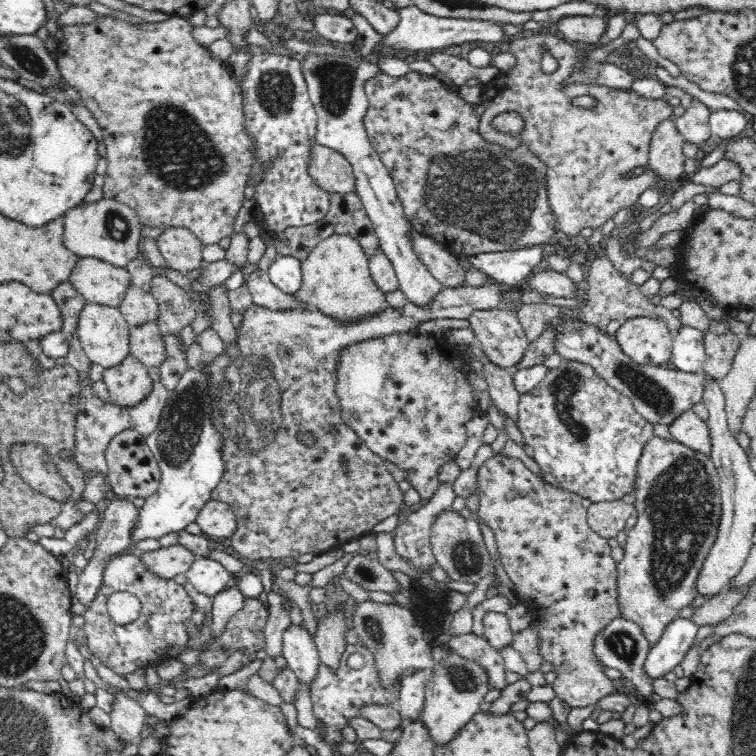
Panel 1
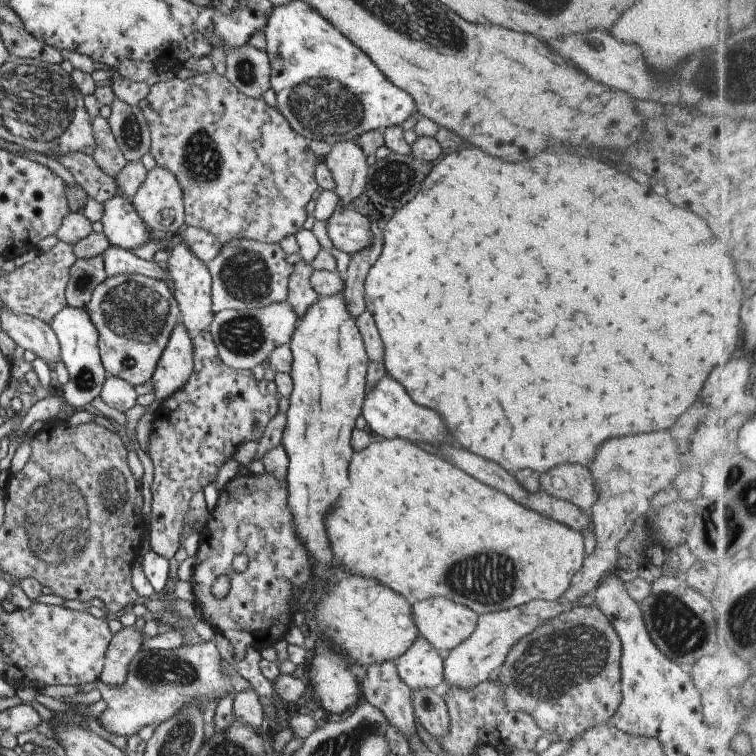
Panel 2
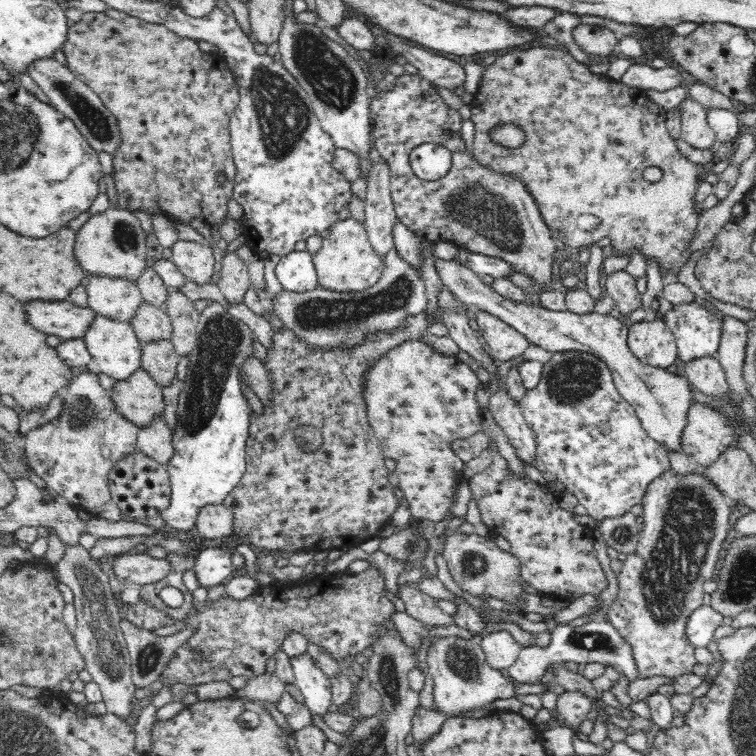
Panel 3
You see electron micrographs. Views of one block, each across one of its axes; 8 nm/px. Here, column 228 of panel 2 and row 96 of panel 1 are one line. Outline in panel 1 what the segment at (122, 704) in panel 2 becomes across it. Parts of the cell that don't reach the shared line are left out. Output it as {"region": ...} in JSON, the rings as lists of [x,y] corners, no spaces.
{"region":[[[666,86],[668,98],[679,98],[679,110],[676,112],[676,126],[687,142],[700,144],[710,138],[709,118],[711,110],[700,100],[678,87]]]}

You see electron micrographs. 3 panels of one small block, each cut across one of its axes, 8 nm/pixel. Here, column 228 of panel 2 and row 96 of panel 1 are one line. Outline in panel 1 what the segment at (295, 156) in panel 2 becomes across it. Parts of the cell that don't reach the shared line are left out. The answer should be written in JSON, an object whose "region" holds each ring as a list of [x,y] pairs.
{"region":[[[99,15],[98,20],[92,20],[92,22],[82,22],[82,24],[68,24],[68,26],[63,26],[63,24],[59,25],[59,30],[62,31],[63,38],[62,41],[59,41],[59,46],[57,48],[57,66],[60,68],[60,73],[62,73],[62,77],[64,77],[64,81],[66,81],[69,86],[73,86],[76,90],[80,91],[80,97],[84,99],[84,105],[88,107],[88,111],[92,113],[95,120],[98,122],[99,127],[102,130],[103,143],[105,144],[107,153],[106,159],[108,164],[108,169],[106,170],[106,175],[104,176],[104,186],[103,186],[103,197],[106,199],[114,199],[130,208],[133,208],[139,216],[140,222],[142,225],[147,227],[155,227],[155,226],[163,226],[166,227],[184,227],[188,230],[192,231],[202,245],[205,244],[218,244],[222,238],[226,238],[226,236],[231,236],[232,230],[234,230],[234,220],[236,220],[238,211],[242,206],[242,202],[244,200],[244,188],[247,186],[247,181],[251,176],[251,167],[252,165],[252,151],[250,151],[250,137],[248,137],[248,131],[244,129],[244,108],[242,103],[242,91],[240,90],[240,84],[234,80],[230,70],[228,70],[226,66],[226,62],[222,60],[217,60],[216,58],[212,58],[212,54],[209,52],[208,48],[200,45],[192,34],[193,25],[190,25],[186,20],[182,19],[182,17],[170,17],[165,21],[158,22],[142,22],[140,20],[139,23],[125,21],[124,19],[120,19],[118,17],[114,17],[112,15]]]}

